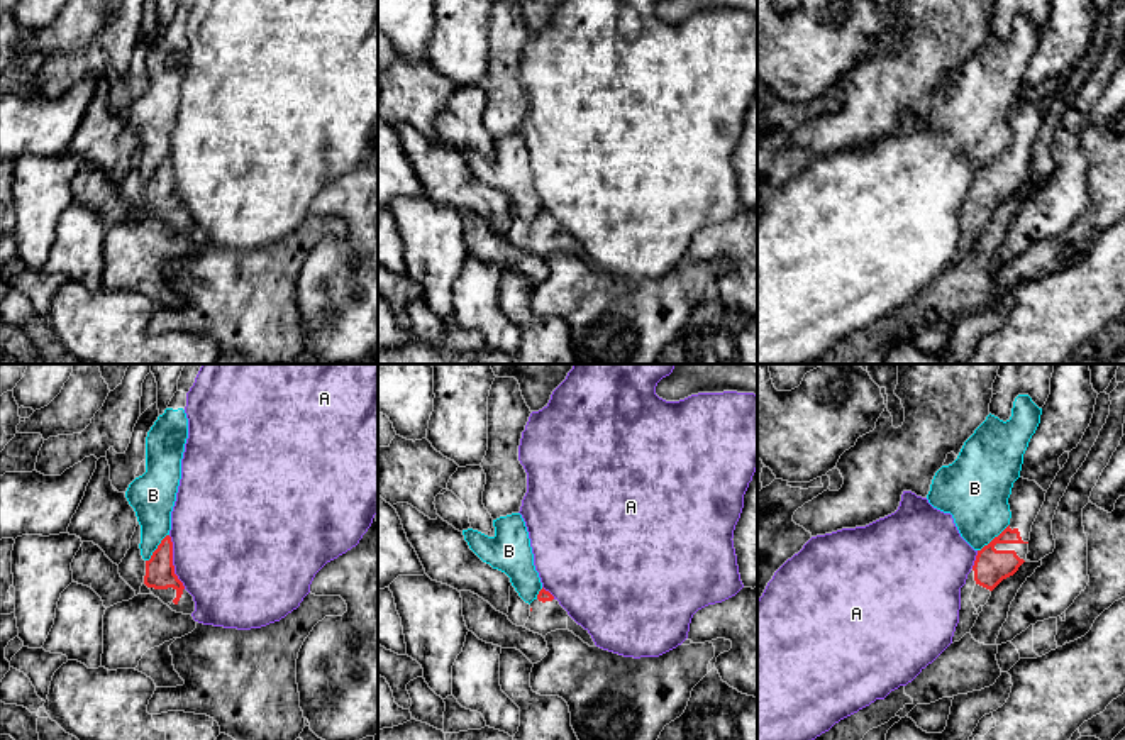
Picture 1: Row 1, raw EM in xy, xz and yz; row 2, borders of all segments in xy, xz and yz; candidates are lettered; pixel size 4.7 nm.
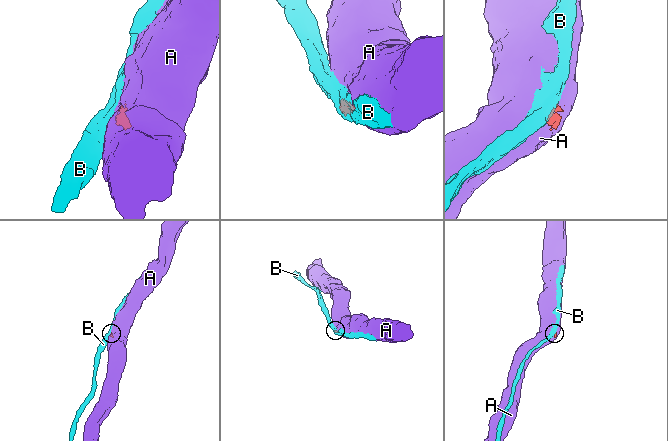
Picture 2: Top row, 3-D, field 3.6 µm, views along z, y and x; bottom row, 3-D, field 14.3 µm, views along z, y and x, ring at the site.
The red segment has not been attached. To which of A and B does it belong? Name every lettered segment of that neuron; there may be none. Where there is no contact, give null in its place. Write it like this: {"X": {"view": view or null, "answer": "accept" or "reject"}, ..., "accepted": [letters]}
{"A": {"view": "xy", "answer": "reject"}, "B": {"view": "yz", "answer": "reject"}, "accepted": []}

